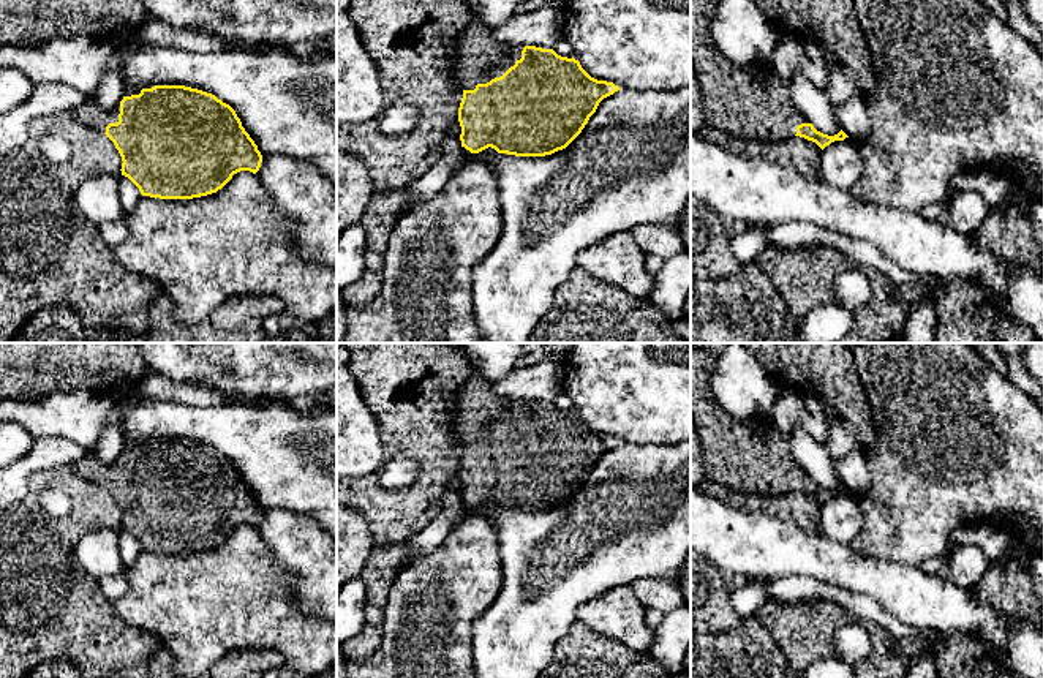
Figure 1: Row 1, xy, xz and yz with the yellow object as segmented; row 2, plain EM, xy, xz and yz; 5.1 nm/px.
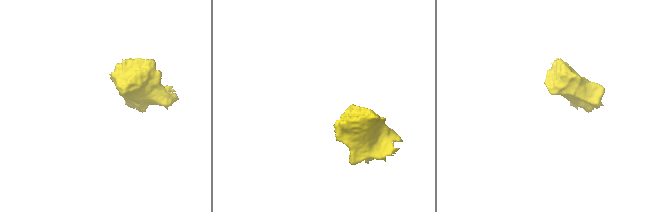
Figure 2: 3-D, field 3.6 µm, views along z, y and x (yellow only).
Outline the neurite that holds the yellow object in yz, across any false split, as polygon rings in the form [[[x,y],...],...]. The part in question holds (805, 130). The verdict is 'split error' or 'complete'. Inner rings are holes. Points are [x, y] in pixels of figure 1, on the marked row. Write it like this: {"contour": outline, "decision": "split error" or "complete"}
{"contour": [[[691,0],[691,63],[702,87],[706,125],[741,141],[779,142],[800,136],[815,142],[822,150],[834,141],[849,137],[842,130],[834,136],[817,131],[792,101],[789,82],[778,76],[770,62],[747,66],[730,62],[710,35],[716,6],[713,0]]], "decision": "split error"}

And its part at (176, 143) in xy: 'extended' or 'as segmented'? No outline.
extended

